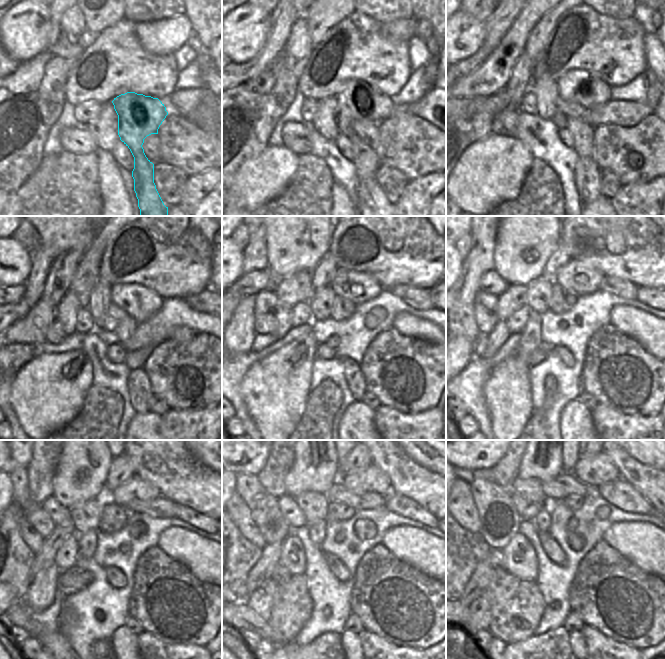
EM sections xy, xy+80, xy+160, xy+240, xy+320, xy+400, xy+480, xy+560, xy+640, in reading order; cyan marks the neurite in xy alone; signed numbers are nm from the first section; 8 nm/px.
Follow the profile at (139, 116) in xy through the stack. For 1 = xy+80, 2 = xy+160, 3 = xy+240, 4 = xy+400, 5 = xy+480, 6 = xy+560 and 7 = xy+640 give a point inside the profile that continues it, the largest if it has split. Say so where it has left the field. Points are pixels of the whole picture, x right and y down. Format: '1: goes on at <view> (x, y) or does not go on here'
1: goes on at xy+80 (357, 100)
2: goes on at xy+160 (580, 86)
3: goes on at xy+240 (140, 303)
4: goes on at xy+400 (576, 279)
5: goes on at xy+480 (114, 515)
6: goes on at xy+560 (371, 479)
7: goes on at xy+640 (598, 469)

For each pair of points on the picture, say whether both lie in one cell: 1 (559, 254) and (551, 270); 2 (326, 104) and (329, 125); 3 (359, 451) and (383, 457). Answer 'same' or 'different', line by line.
1: same
2: same
3: different

